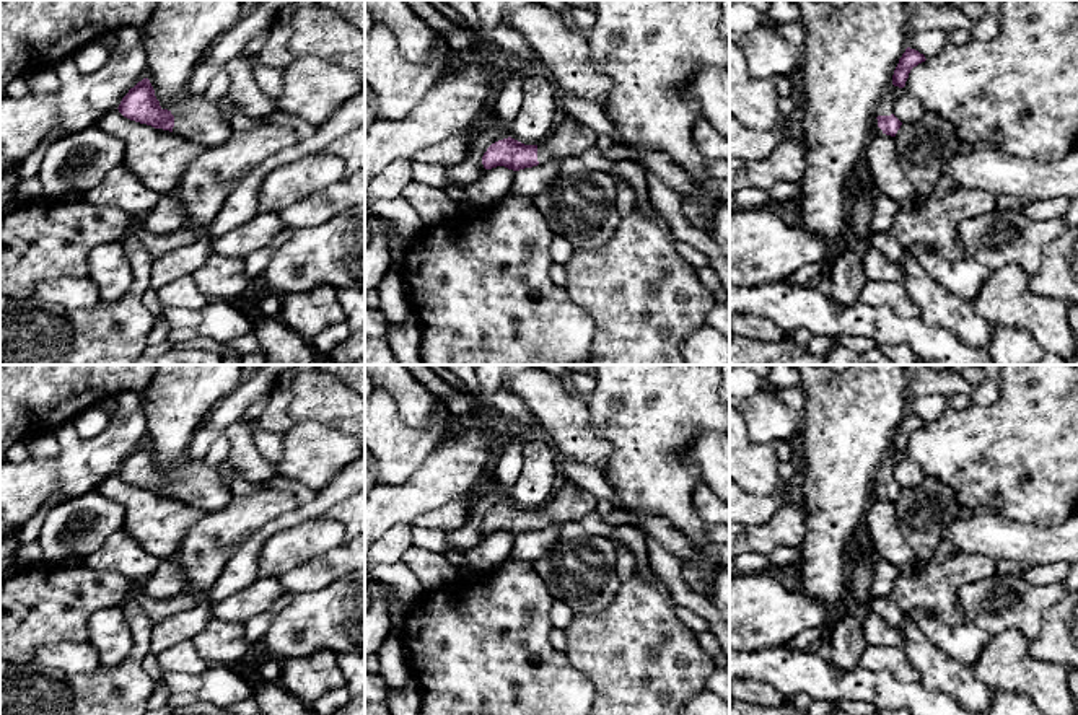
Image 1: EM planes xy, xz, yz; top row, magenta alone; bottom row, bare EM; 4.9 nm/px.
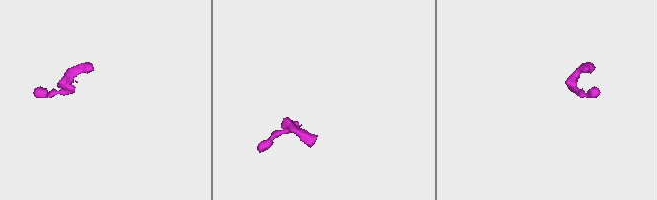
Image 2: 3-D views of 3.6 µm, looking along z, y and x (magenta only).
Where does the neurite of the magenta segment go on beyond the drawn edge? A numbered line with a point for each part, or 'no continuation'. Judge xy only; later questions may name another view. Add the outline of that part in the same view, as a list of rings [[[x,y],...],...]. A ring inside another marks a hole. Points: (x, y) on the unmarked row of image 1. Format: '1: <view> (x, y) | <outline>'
1: xy (199, 482) | [[[207,458],[181,461],[166,472],[174,480],[173,498],[205,513],[225,508],[233,493],[223,482],[221,467],[223,461],[208,461]]]

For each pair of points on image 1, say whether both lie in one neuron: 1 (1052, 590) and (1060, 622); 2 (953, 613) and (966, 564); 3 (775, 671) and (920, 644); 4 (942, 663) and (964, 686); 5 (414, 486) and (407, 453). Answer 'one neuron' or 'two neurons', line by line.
1: two neurons
2: one neuron
3: two neurons
4: one neuron
5: two neurons

